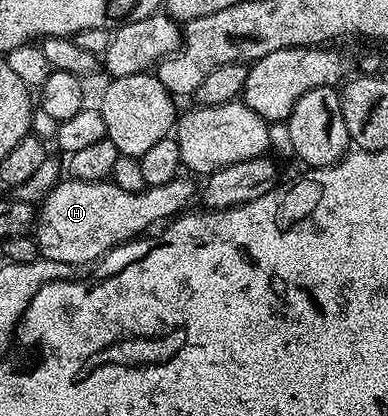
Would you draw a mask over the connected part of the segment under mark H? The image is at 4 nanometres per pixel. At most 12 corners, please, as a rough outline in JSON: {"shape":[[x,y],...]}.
{"shape":[[62,178],[40,254],[96,264],[192,204],[194,180],[128,191]]}

